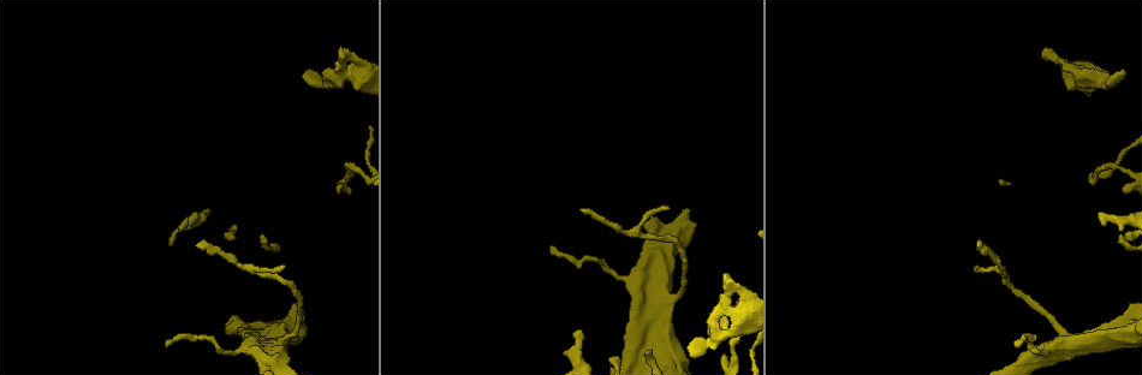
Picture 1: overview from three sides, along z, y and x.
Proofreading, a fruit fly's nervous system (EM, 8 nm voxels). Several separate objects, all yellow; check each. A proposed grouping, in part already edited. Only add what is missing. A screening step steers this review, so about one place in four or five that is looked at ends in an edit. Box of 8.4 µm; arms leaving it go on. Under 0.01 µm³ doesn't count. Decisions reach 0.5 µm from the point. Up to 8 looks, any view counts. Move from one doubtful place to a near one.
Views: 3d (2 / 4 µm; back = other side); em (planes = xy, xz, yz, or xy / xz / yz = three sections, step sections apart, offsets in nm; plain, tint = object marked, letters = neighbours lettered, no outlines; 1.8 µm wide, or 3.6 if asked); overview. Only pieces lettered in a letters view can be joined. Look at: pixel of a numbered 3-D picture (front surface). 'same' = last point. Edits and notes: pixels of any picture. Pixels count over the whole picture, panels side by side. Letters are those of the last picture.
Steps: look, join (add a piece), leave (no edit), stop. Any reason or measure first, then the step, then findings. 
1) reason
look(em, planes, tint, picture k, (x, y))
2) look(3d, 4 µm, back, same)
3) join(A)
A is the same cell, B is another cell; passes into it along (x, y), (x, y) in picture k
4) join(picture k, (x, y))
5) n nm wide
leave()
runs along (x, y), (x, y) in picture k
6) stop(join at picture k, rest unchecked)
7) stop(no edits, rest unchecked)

an open end
look(em, 3.6 µm, planes, letters, picture 1, (188, 224))

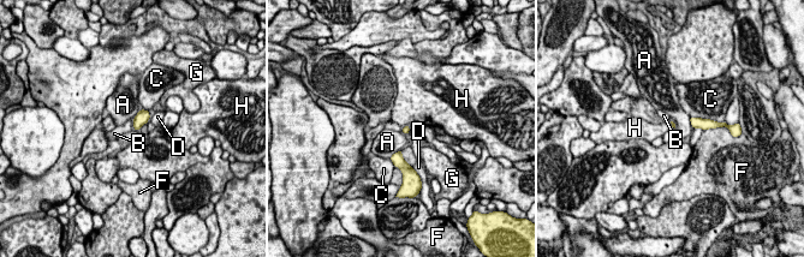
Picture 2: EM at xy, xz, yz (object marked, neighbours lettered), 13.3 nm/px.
C touches over 320 nm
leave()
A, B, C, D, F, G and H are other cells; none of them fits

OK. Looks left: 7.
free end
look(3d, 2 µm, back, picture 1, (1123, 74))

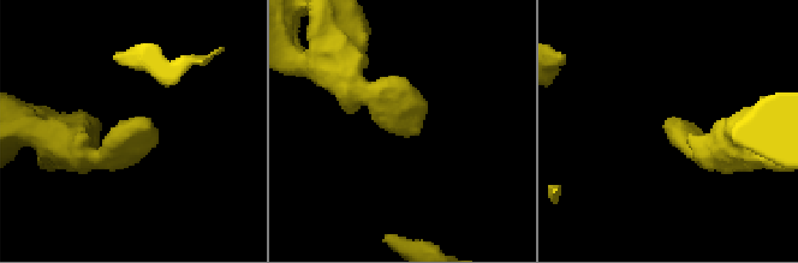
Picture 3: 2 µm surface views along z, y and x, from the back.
look(em, 3.6 µm, xy, step 16, tint, picture 3, (153, 128))

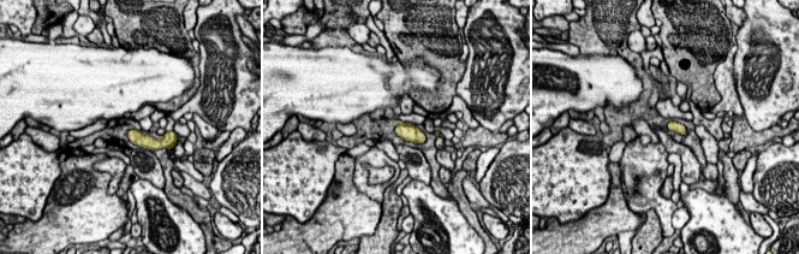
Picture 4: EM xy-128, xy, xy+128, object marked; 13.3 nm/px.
cut it another way
look(em, 3.6 µm, planes, letters, same)

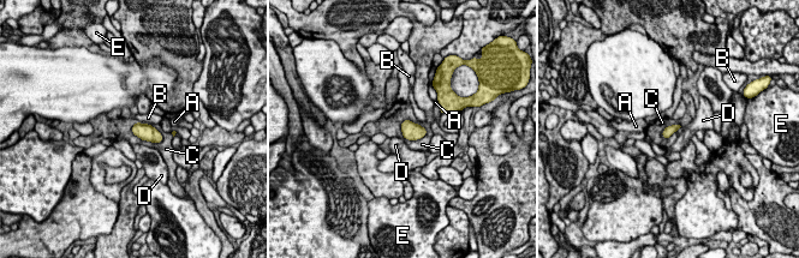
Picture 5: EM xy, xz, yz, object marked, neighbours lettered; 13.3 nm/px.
leave()
A, B, C, D and E are other cells; no lettered piece goes on from it

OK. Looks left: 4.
thick end
look(em, xy, step 16, tint, picture 1, (634, 297))

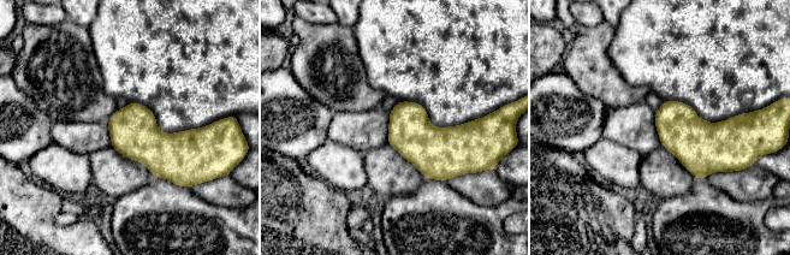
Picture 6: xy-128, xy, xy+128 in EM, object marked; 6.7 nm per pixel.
look(em, planes, letters, same)

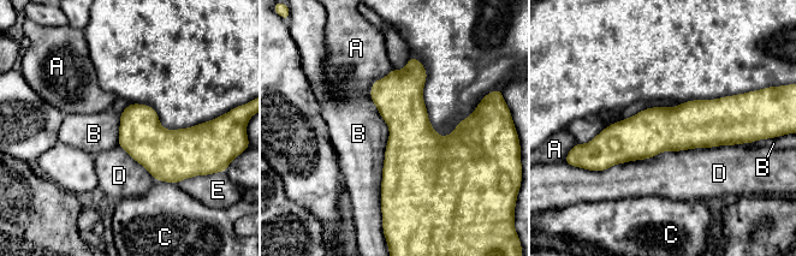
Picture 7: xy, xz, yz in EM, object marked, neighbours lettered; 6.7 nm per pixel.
leave()
A, B, C, D and E are other cells; no lettered piece goes on from it

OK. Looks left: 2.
stop(no edits, rest unchecked)

